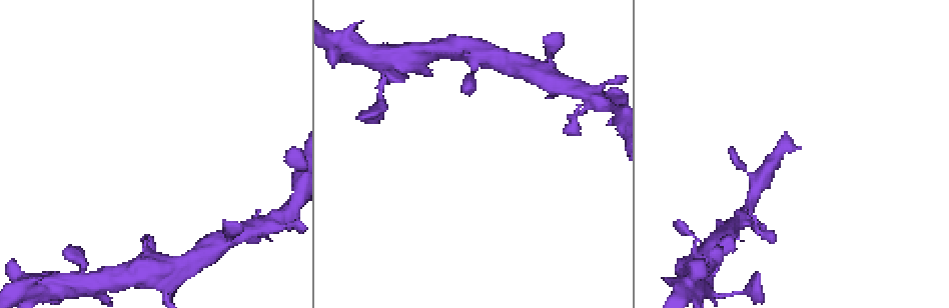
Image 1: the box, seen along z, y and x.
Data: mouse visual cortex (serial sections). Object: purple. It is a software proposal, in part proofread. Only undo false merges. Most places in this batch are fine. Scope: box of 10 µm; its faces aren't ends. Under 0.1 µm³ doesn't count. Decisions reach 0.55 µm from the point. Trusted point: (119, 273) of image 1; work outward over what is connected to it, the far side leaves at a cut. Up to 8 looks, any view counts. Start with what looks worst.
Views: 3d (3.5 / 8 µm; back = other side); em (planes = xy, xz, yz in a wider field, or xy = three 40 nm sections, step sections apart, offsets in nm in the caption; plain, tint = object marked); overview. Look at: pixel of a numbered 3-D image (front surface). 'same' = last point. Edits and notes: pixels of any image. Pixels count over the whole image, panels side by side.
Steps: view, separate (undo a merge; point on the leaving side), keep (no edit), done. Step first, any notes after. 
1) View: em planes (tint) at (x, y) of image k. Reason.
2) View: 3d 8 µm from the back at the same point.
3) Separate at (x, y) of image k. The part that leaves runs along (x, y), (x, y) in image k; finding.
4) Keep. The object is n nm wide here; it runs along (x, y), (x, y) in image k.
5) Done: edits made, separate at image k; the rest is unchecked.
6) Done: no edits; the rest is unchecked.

View: 3d 8 µm at (476, 53) of image 1. Thin arm on a thick one.

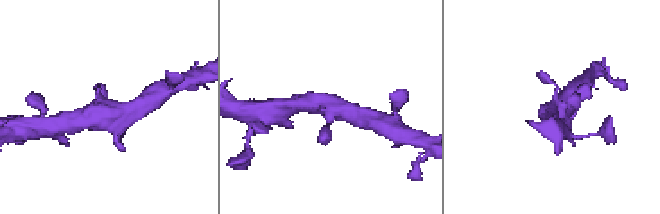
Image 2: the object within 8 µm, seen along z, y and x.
View: em xy step 5 (tint) at the same point.

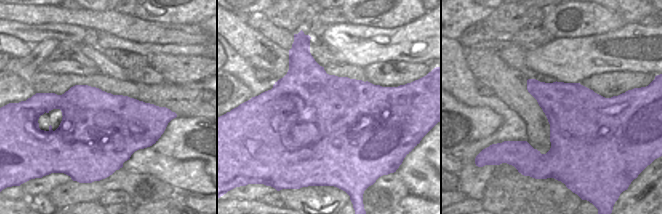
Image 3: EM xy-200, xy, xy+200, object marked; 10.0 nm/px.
Keep. It runs along (306, 103), (333, 104), (360, 116) in image 2; one cell here.

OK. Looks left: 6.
View: 3d 3.5 µm from the back at (219, 245) of image 1. A fork.

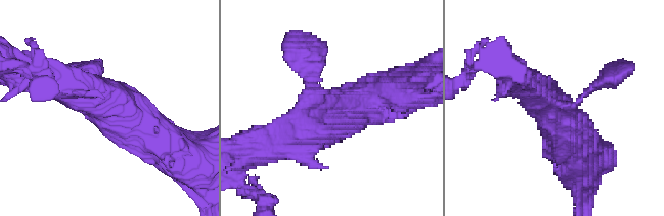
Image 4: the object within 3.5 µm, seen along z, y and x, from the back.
View: em xy step 1 (tint) at (552, 109) of image 4.

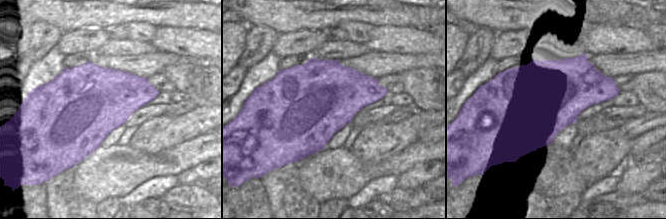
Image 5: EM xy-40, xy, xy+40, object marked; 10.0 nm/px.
Keep. It runs along (163, 143), (92, 93), (58, 81) in image 4; all the same cell.

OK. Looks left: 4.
View: 3d 3.5 µm from the back at (272, 220) of image 1. Abrupt turn.

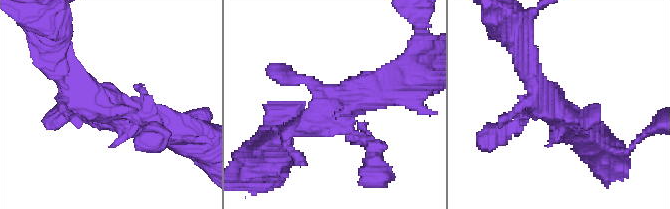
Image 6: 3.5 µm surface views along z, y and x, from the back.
View: em xy step 2 (tint) at (112, 111) of image 6. Need the tissue.

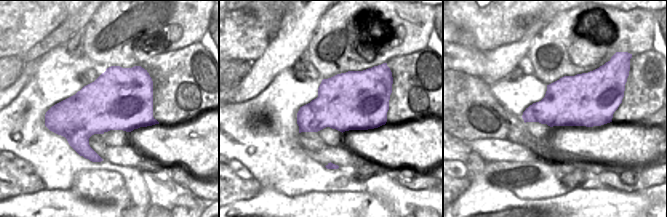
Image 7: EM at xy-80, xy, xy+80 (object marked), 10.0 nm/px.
View: em planes (tint) at the same point.

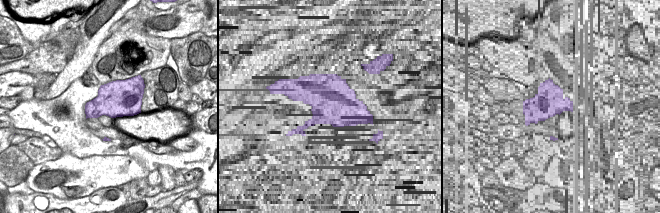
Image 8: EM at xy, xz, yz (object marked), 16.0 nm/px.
Keep. It runs along (170, 130), (94, 103), (66, 72) in image 6; continuous, no second cell.

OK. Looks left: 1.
Done: no edits; the rest is unchecked.

